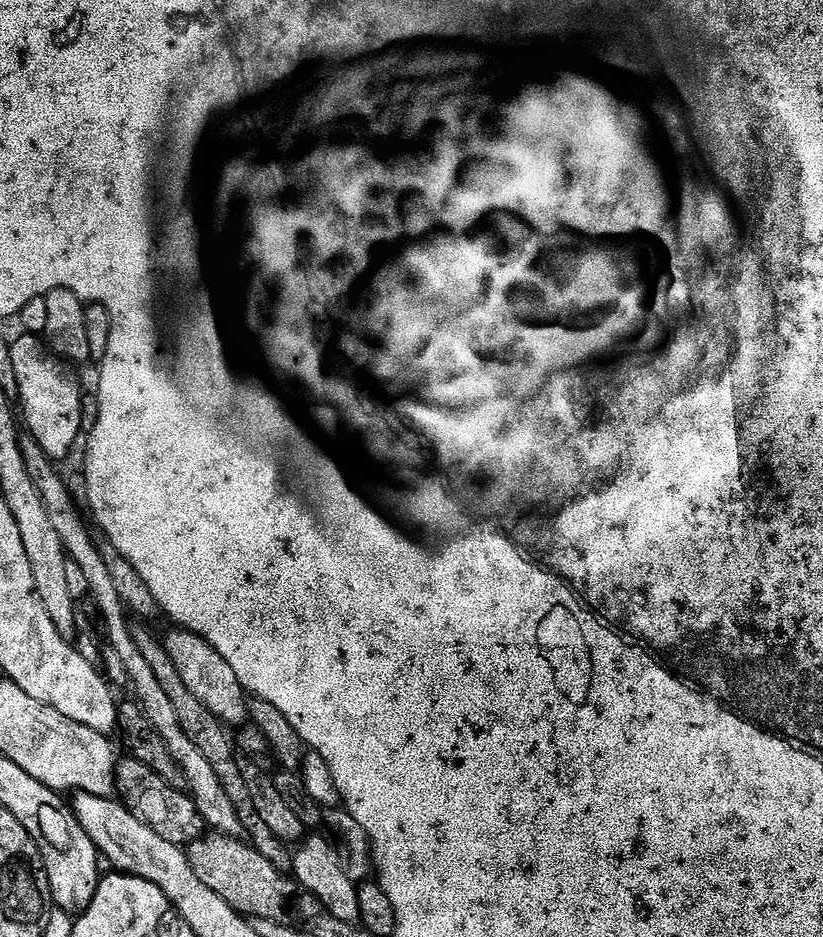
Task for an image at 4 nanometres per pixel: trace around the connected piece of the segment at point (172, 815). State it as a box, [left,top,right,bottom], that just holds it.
[116,758,206,846]

